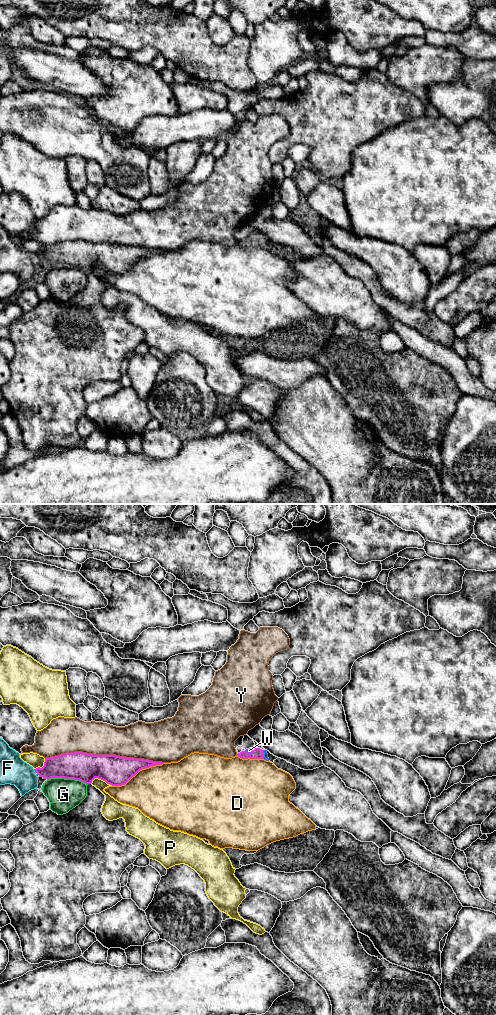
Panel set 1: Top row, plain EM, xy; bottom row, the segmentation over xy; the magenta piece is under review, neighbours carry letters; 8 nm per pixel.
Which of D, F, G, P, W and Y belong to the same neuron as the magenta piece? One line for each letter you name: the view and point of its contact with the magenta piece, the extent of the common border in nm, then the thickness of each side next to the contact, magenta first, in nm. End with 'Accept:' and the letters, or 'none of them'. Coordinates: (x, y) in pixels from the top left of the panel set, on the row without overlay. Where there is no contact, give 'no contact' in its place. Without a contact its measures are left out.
W: meets magenta in xy at (249, 241); contact 80 nm long; 90 nm thick on the magenta side, 40 nm on the other
Accept: W

